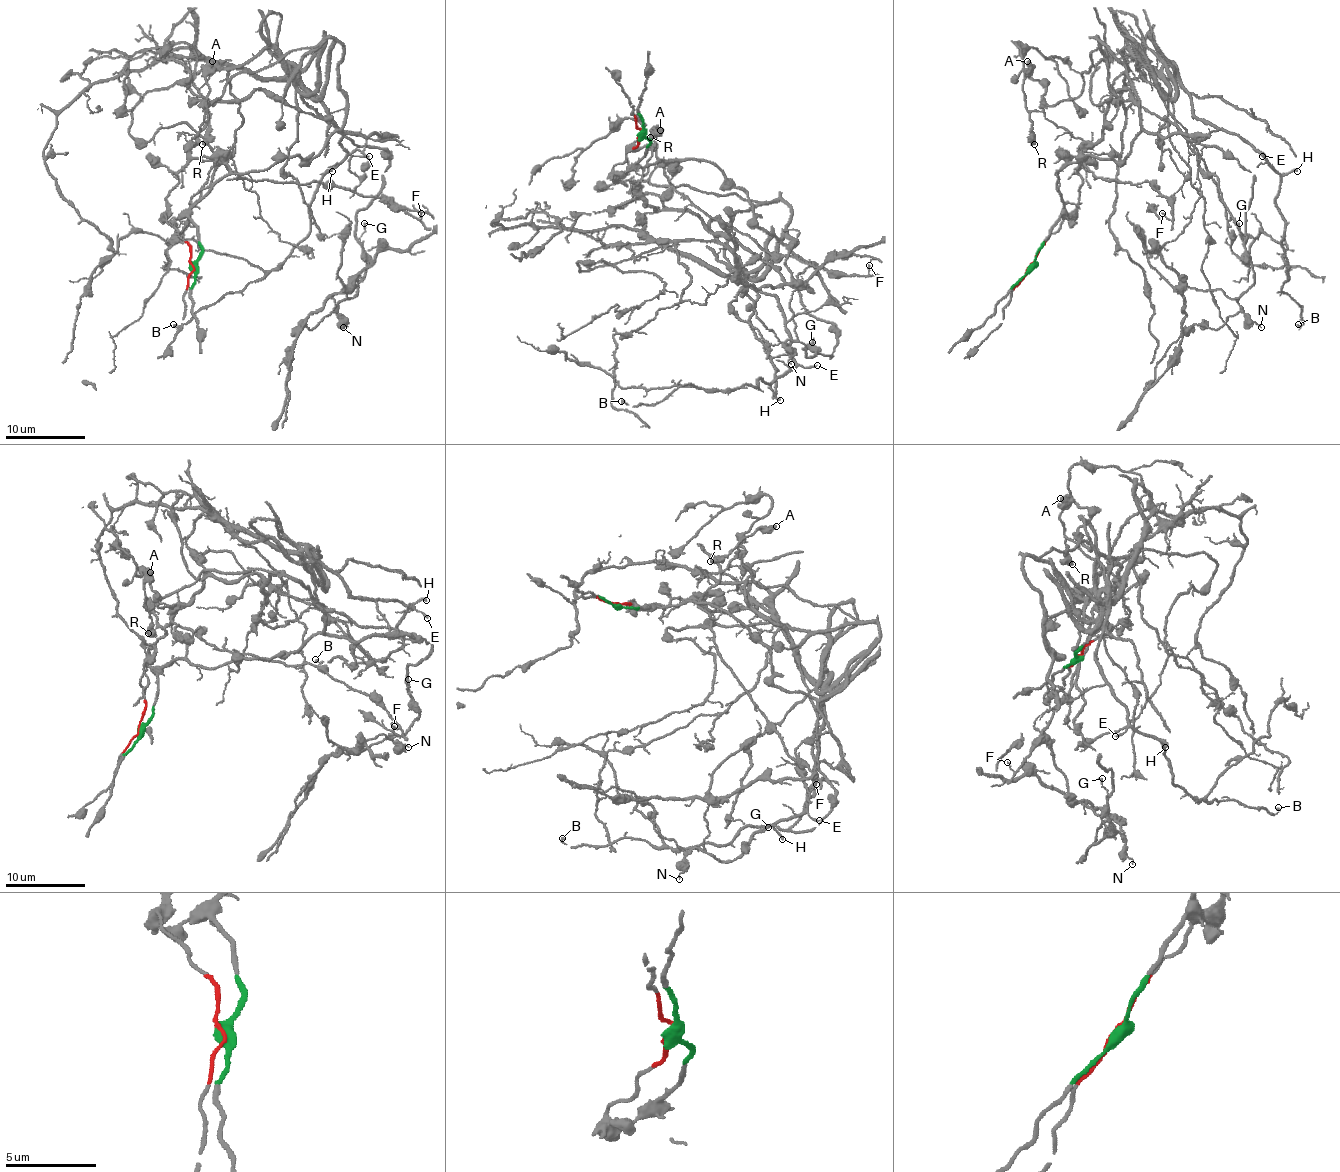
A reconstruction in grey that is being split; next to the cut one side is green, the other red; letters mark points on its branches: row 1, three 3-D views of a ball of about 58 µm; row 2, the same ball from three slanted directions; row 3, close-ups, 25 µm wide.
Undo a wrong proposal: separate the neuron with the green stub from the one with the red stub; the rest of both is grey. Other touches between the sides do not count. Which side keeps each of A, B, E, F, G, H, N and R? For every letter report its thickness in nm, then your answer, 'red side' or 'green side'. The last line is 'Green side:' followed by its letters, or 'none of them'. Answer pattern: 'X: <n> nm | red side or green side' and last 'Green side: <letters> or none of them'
A: 480 nm | red side
B: 150 nm | green side
E: 180 nm | green side
F: 130 nm | red side
G: 160 nm | red side
H: 200 nm | green side
N: 90 nm | red side
R: 480 nm | red side
Green side: B, E, H

